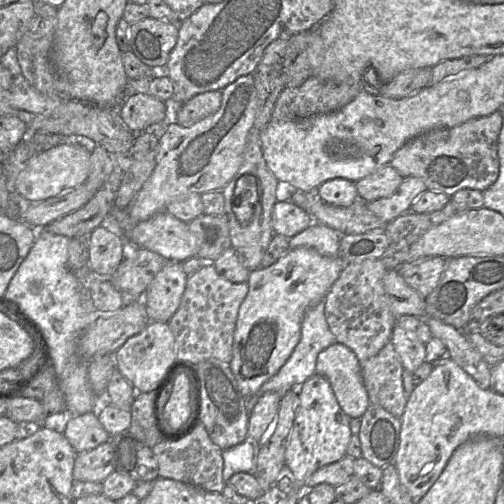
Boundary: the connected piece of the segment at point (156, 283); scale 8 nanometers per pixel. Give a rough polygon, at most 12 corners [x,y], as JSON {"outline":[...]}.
{"outline":[[166,262],[142,297],[150,321],[169,322],[187,277]]}

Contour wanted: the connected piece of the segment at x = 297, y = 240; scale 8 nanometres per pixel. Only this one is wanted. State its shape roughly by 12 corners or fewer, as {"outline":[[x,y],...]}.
{"outline":[[314,221],[289,239],[290,248],[310,247],[339,256],[342,234]]}

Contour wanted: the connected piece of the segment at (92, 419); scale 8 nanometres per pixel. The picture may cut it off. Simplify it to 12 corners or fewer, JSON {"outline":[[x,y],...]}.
{"outline":[[96,412],[70,415],[63,432],[76,453],[109,441]]}

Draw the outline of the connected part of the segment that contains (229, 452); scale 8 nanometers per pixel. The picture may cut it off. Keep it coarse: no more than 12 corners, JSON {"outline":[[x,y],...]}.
{"outline":[[259,443],[223,450],[223,479],[254,473]]}

